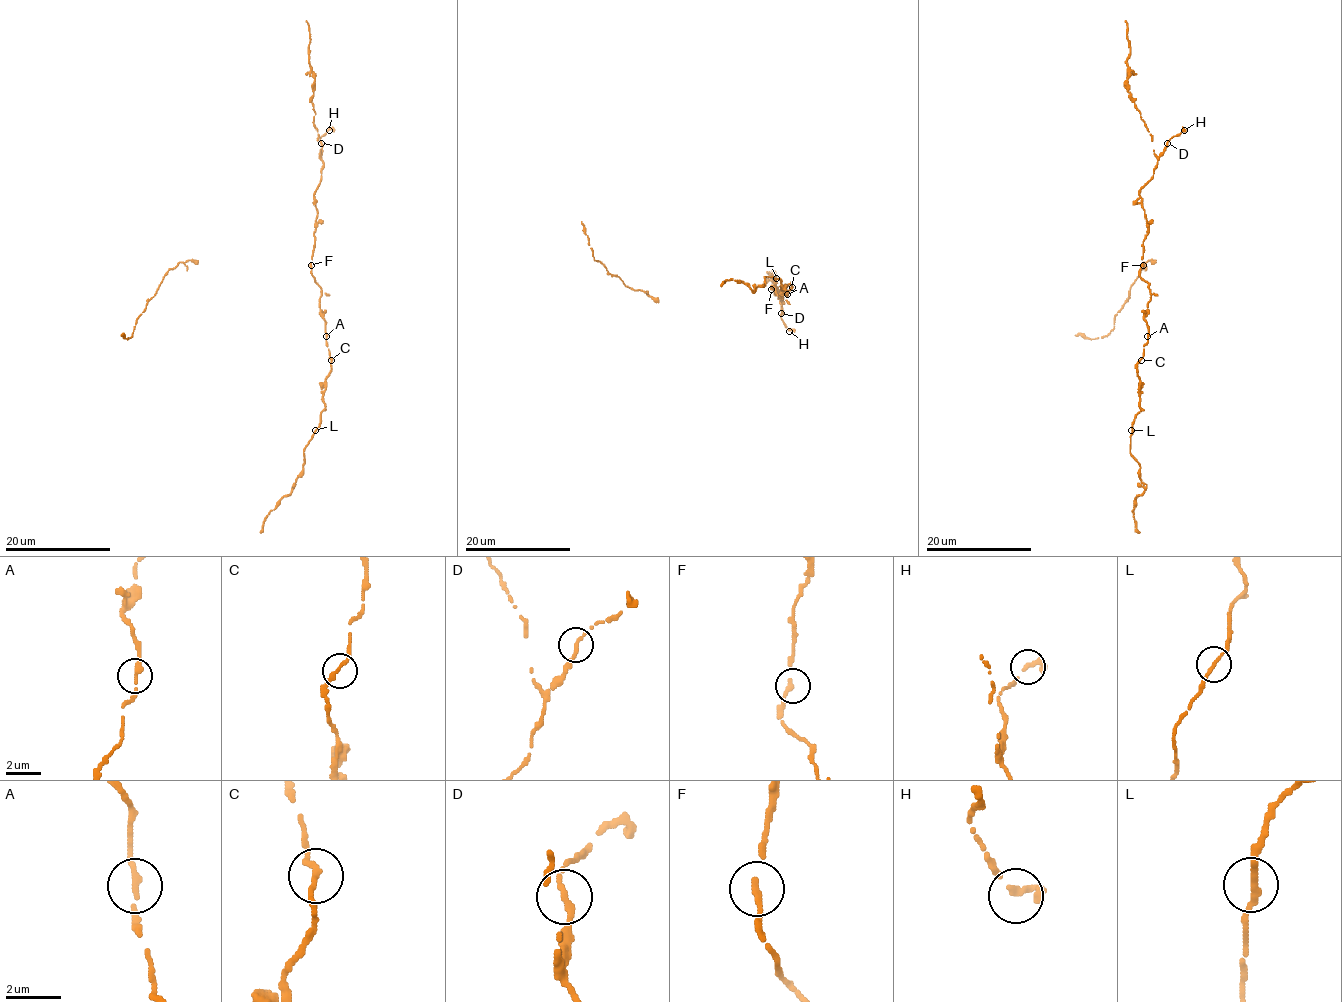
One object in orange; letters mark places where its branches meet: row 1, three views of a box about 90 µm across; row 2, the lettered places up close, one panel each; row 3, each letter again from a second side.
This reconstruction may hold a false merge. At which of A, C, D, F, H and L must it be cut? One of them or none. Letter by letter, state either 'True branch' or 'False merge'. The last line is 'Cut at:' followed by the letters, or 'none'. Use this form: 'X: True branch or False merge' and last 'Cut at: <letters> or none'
A: True branch
C: True branch
D: True branch
F: True branch
H: True branch
L: True branch
Cut at: none

